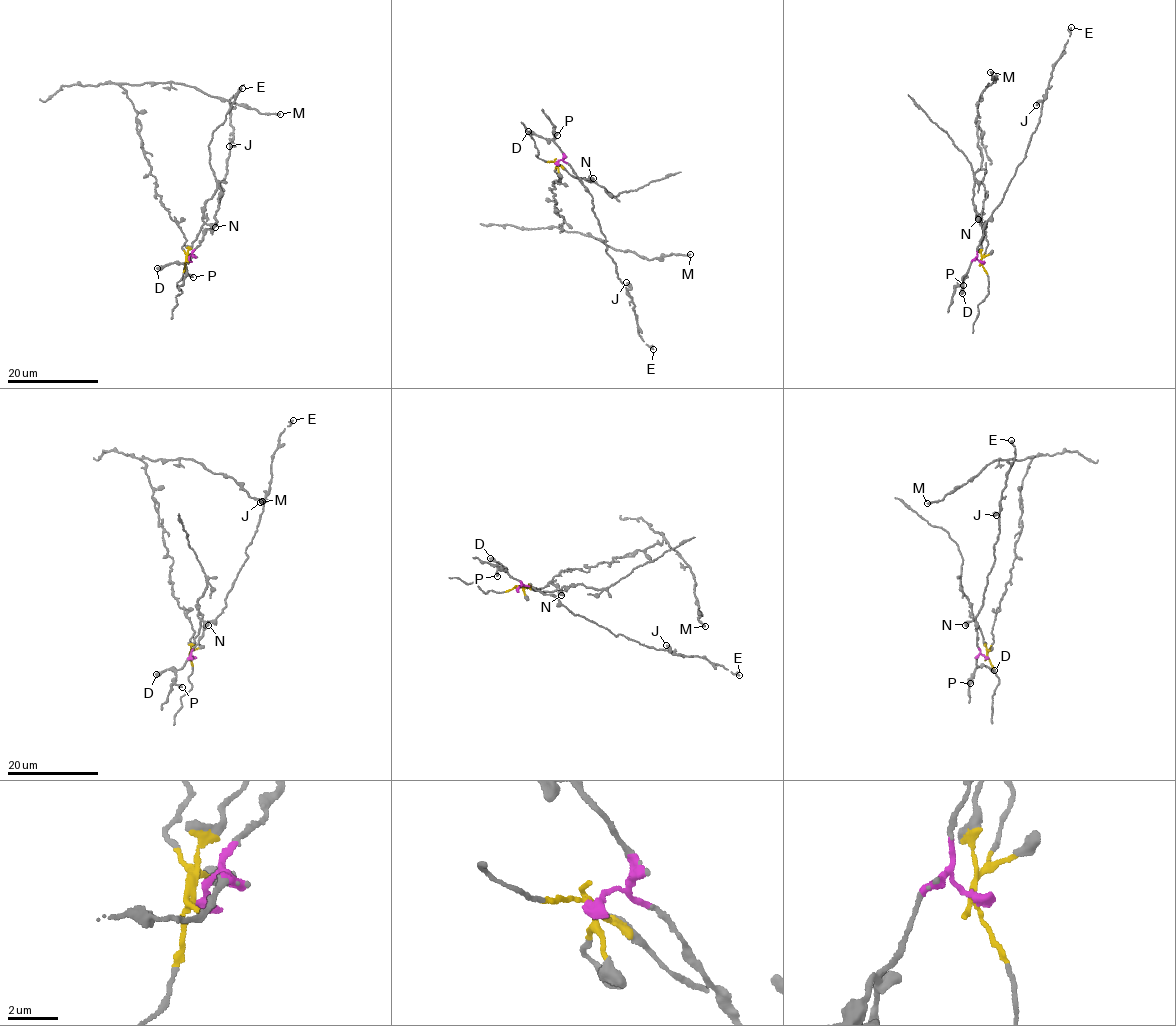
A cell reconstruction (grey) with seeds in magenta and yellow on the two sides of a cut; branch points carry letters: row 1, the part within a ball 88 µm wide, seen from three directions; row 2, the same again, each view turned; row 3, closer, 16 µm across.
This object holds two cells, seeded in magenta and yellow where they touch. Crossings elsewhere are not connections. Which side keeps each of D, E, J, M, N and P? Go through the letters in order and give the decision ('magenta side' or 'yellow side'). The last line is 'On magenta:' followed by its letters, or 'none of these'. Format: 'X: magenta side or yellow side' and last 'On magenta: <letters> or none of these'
D: magenta side
E: magenta side
J: magenta side
M: yellow side
N: yellow side
P: magenta side
On magenta: D, E, J, P

